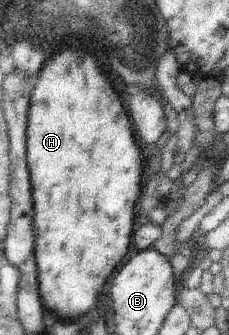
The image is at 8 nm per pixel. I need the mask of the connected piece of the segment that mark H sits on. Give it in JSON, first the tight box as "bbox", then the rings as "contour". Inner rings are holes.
{"bbox":[27,51,142,319],"contour":[[[62,51],[62,55],[54,55],[50,63],[42,67],[36,77],[37,83],[32,91],[31,101],[27,117],[27,165],[32,177],[32,193],[34,193],[34,225],[36,225],[36,263],[38,263],[38,285],[40,295],[44,301],[44,308],[56,313],[62,319],[78,319],[82,317],[98,299],[102,285],[108,281],[110,273],[116,269],[116,265],[124,259],[130,247],[132,237],[132,225],[134,225],[134,203],[140,197],[140,185],[142,185],[142,155],[140,147],[134,141],[132,125],[128,121],[128,115],[120,103],[118,93],[112,89],[106,73],[98,67],[98,61],[82,51]]]}

